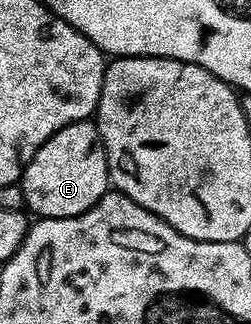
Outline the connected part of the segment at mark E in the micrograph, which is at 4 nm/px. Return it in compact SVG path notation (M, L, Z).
M93 121L73 122L43 144L22 170L20 185L26 210L38 218L67 218L83 214L101 200L111 185L106 149Z

